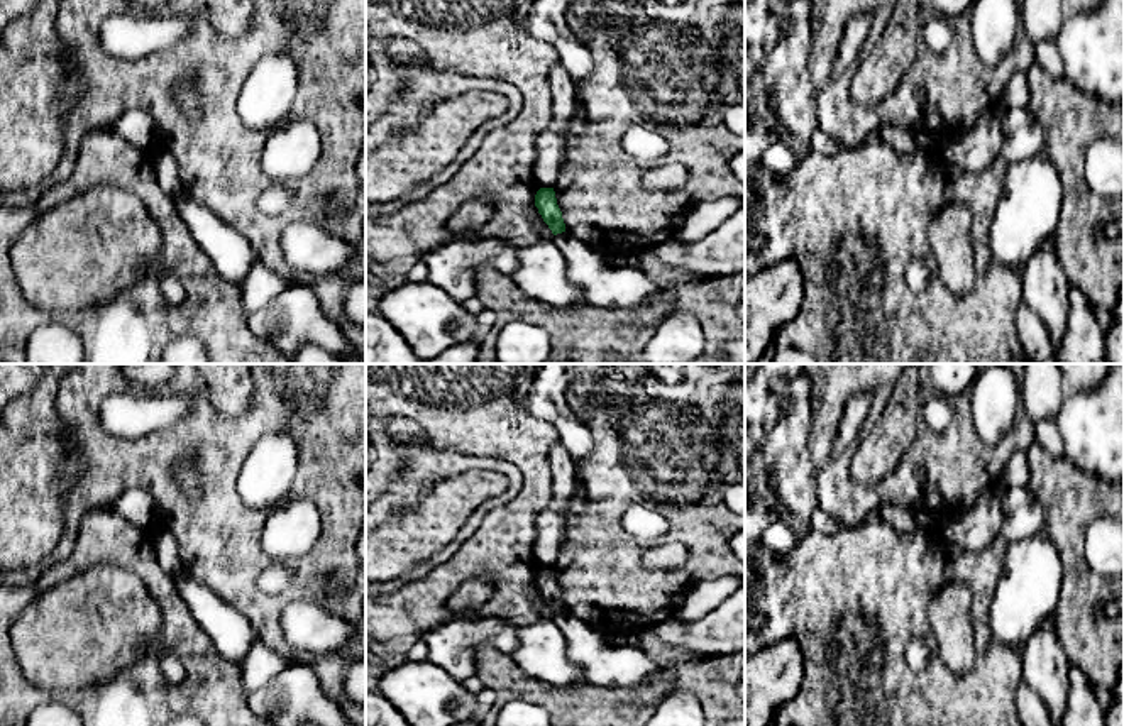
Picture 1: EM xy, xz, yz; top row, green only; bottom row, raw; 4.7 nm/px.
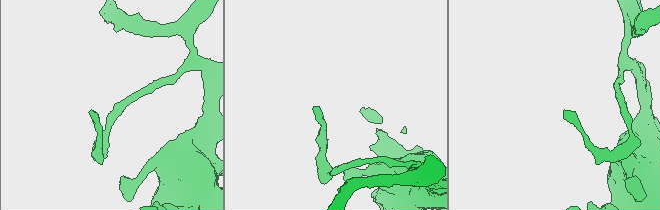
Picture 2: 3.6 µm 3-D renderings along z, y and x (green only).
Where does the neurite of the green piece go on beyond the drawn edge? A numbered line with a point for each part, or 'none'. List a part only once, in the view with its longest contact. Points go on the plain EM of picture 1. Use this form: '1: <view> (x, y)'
none

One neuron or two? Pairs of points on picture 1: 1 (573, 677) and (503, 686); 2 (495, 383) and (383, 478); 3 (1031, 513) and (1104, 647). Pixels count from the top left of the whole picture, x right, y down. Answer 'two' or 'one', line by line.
1: two
2: one
3: two

